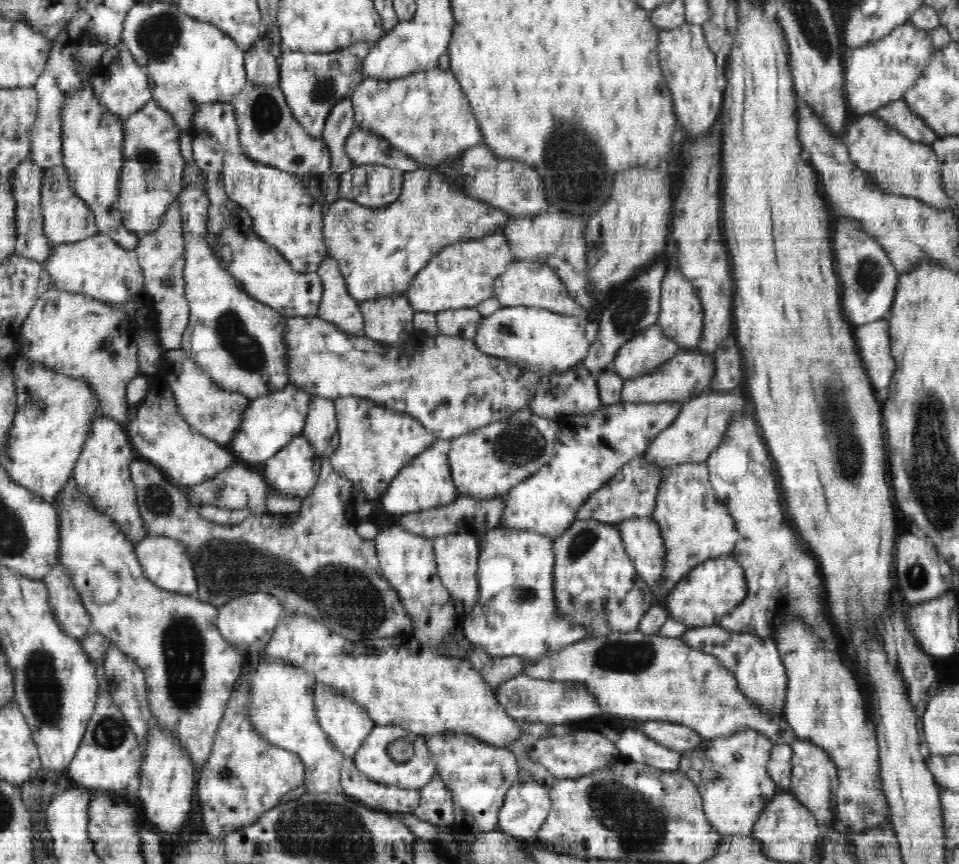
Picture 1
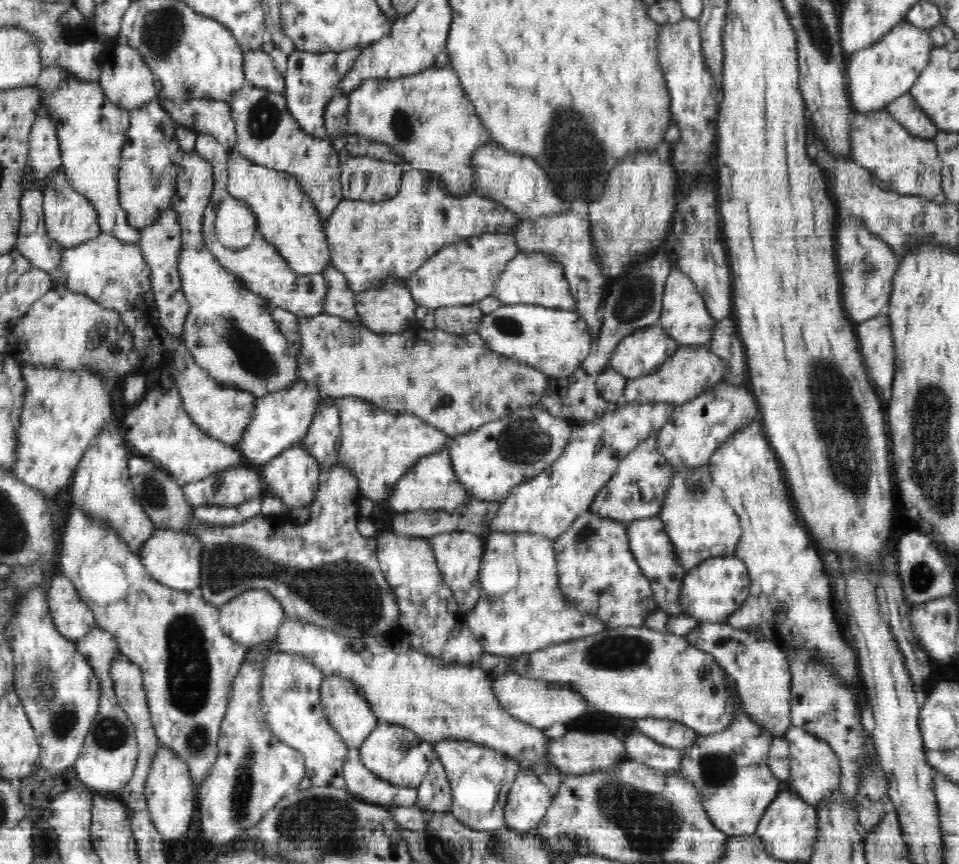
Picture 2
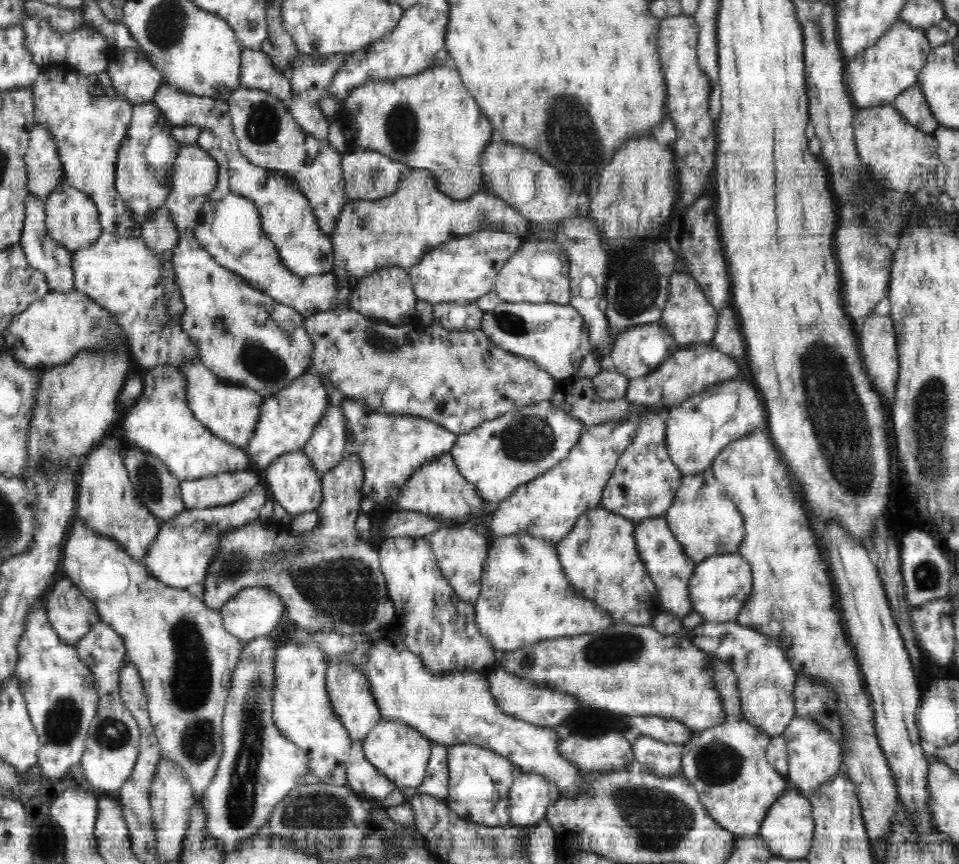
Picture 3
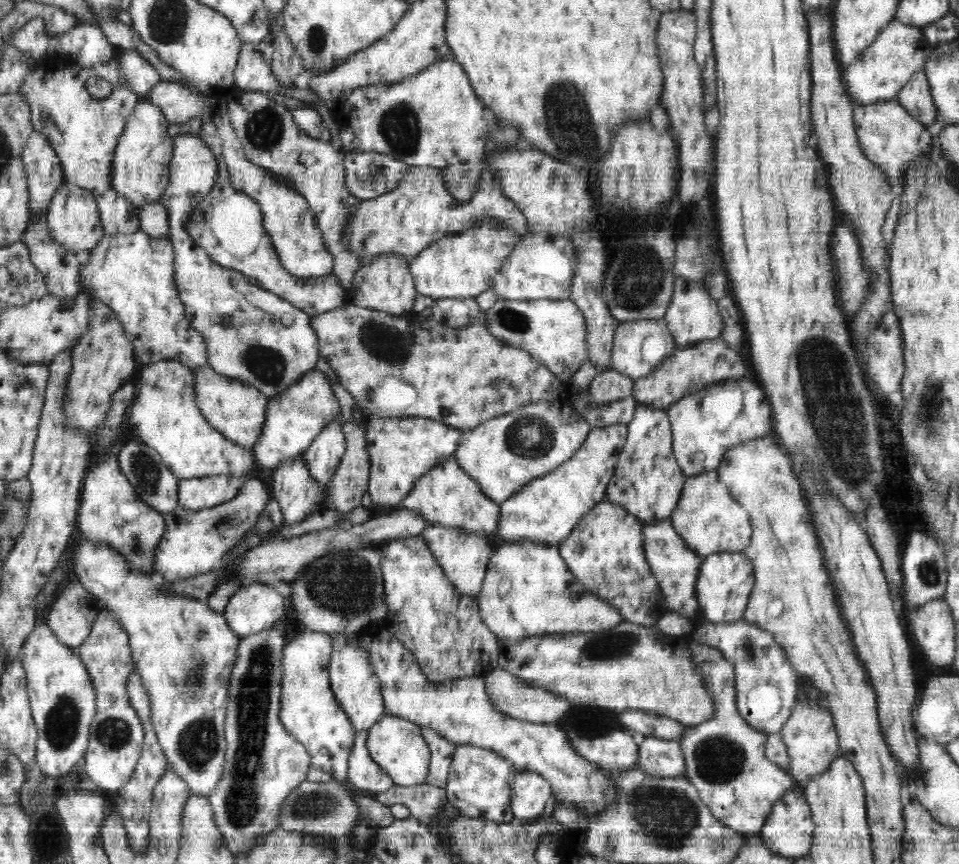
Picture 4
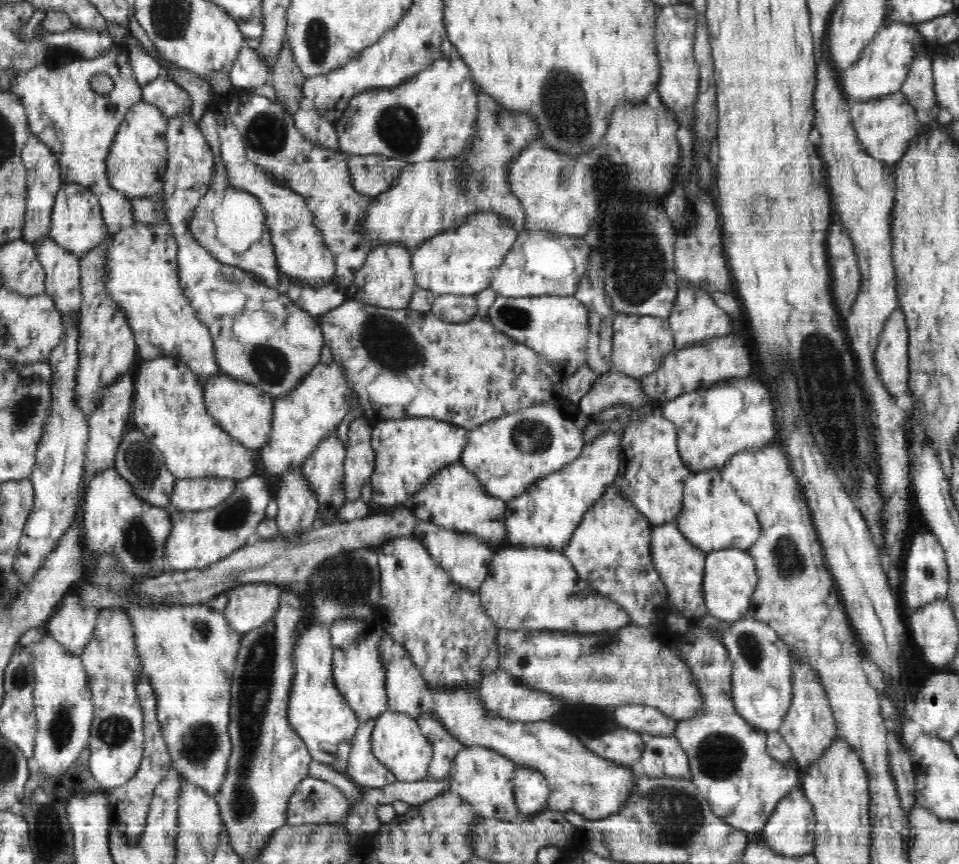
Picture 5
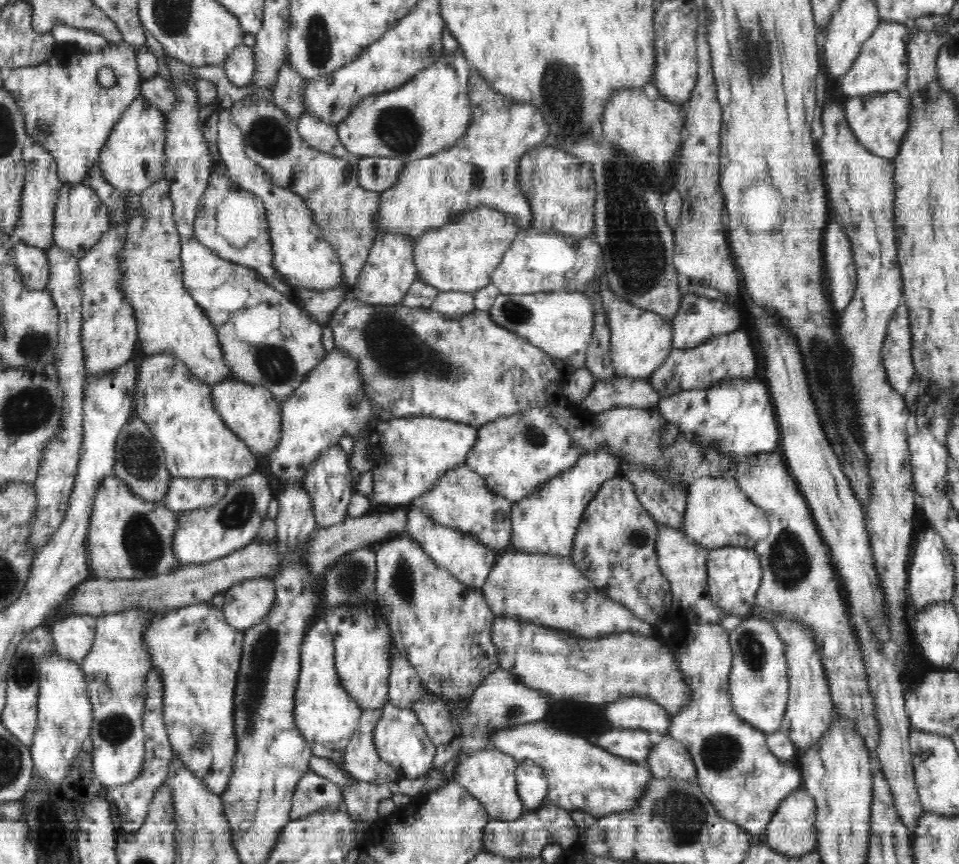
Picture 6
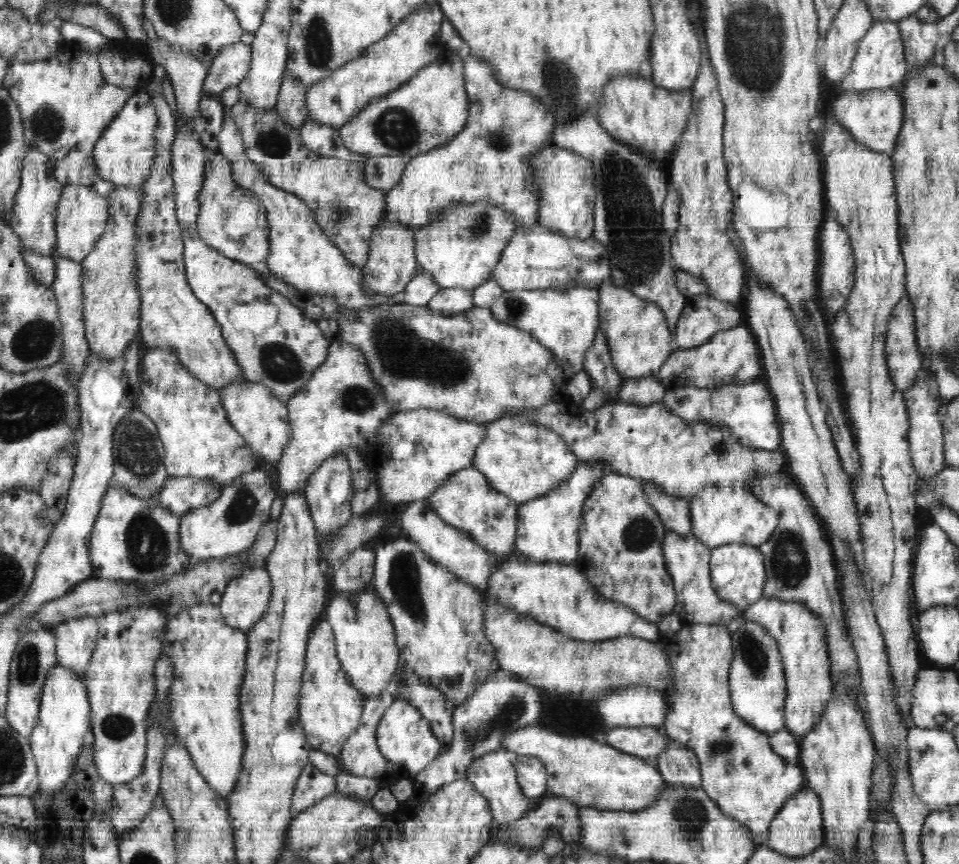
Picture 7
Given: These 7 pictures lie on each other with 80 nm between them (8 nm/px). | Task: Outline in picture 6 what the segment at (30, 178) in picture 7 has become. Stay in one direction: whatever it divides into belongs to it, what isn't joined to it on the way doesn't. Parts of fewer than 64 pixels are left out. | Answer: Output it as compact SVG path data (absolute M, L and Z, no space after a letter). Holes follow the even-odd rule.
M29 142L23 148L22 158L26 166L25 186L22 192L20 221L14 228L14 238L23 244L45 251L55 245L54 214L63 183L57 176L56 159L42 145Z

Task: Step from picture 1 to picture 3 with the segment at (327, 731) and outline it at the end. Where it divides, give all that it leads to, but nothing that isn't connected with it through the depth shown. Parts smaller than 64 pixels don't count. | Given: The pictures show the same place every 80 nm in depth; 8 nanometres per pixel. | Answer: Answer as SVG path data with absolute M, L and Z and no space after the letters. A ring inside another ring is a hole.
M348 661L344 663L330 662L326 672L326 693L330 697L330 703L338 719L348 732L348 737L354 740L363 741L372 731L372 728L378 724L381 719L379 708L374 701L370 681L360 673L358 667L350 665Z

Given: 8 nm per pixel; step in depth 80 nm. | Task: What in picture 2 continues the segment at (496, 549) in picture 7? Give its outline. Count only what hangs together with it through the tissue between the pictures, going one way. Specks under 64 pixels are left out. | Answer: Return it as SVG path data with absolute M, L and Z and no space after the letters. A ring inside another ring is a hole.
M448 446L442 450L418 459L417 463L398 482L388 499L388 506L396 514L412 511L451 511L465 505L470 499L469 493L457 481Z

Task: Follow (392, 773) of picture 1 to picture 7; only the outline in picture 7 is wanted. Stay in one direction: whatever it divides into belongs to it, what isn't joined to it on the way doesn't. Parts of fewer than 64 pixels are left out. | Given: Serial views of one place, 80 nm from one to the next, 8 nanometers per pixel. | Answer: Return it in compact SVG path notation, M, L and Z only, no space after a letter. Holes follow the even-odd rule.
M396 698L383 714L377 728L377 745L380 752L391 762L394 770L402 772L405 778L413 779L418 772L428 768L434 758L439 756L441 744L430 731L430 722L406 700Z

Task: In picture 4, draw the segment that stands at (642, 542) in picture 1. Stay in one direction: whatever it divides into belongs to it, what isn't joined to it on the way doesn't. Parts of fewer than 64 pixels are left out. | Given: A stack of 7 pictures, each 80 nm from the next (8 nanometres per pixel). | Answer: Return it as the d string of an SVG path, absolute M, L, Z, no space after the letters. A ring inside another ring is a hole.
M667 519L656 523L646 523L642 529L642 538L645 559L658 581L668 610L676 612L686 619L699 616L695 584L703 557L698 556L687 547L684 539L674 530L672 523Z

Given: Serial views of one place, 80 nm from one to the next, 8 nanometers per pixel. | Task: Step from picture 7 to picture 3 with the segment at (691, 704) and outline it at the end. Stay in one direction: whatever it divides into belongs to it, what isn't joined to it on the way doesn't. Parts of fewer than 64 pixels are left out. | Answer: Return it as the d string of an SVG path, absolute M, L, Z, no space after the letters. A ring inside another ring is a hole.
M711 653L708 654L709 665L715 673L715 688L723 701L722 707L726 713L726 721L722 725L707 730L693 732L690 740L683 745L680 774L694 785L702 806L722 828L733 832L736 836L756 835L760 830L762 821L766 818L768 809L778 798L784 795L787 777L782 776L776 767L767 761L766 750L770 744L771 736L747 722L742 714L738 678L734 674L734 670L716 659Z

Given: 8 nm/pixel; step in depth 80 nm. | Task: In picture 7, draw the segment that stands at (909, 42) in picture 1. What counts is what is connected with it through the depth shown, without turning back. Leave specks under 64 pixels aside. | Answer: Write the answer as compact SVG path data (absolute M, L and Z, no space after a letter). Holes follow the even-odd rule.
M884 19L875 21L860 40L854 62L848 74L841 80L840 88L848 92L900 88L905 82L909 67L905 59L904 45L898 22Z

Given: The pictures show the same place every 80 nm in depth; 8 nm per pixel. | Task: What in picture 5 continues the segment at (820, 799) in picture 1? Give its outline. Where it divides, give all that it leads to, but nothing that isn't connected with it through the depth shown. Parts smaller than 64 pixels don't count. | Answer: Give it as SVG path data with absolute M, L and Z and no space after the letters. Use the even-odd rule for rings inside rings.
M793 661L793 698L785 716L784 723L779 733L784 737L786 744L791 748L792 758L796 762L799 772L806 770L808 766L814 766L834 744L837 736L837 727L830 708L826 690L820 681L820 676L810 665L804 665L802 661Z

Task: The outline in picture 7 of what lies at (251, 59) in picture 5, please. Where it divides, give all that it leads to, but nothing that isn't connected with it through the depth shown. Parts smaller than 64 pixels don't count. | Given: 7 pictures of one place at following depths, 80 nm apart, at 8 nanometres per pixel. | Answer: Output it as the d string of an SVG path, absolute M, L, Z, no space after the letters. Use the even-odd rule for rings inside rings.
M242 41L228 44L212 60L203 82L203 92L218 96L225 88L237 86L246 78L250 64L250 45Z

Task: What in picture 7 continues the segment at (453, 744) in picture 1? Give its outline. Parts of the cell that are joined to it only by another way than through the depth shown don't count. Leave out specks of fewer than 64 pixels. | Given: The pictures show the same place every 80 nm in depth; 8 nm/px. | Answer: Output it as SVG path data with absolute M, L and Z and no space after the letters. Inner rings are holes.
M500 749L488 754L483 754L470 765L465 778L468 779L476 791L488 801L495 822L511 823L522 818L531 808L530 802L517 781L516 763L519 758L514 752Z

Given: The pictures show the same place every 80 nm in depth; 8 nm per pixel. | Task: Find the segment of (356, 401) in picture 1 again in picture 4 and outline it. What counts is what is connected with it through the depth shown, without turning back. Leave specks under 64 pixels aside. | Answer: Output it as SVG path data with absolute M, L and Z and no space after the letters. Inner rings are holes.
M358 406L353 408L352 418L365 430L365 445L370 457L367 493L376 504L400 506L417 480L432 467L454 457L464 431L450 428L437 420L424 417L381 417L367 415Z

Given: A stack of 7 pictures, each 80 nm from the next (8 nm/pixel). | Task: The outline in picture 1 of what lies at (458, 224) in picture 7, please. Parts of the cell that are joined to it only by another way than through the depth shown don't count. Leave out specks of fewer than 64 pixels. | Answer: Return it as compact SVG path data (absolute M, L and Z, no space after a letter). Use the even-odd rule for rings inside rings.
M503 233L458 241L442 248L412 279L405 292L415 313L438 313L460 308L473 308L483 300L494 297L499 276L513 261L510 244Z

